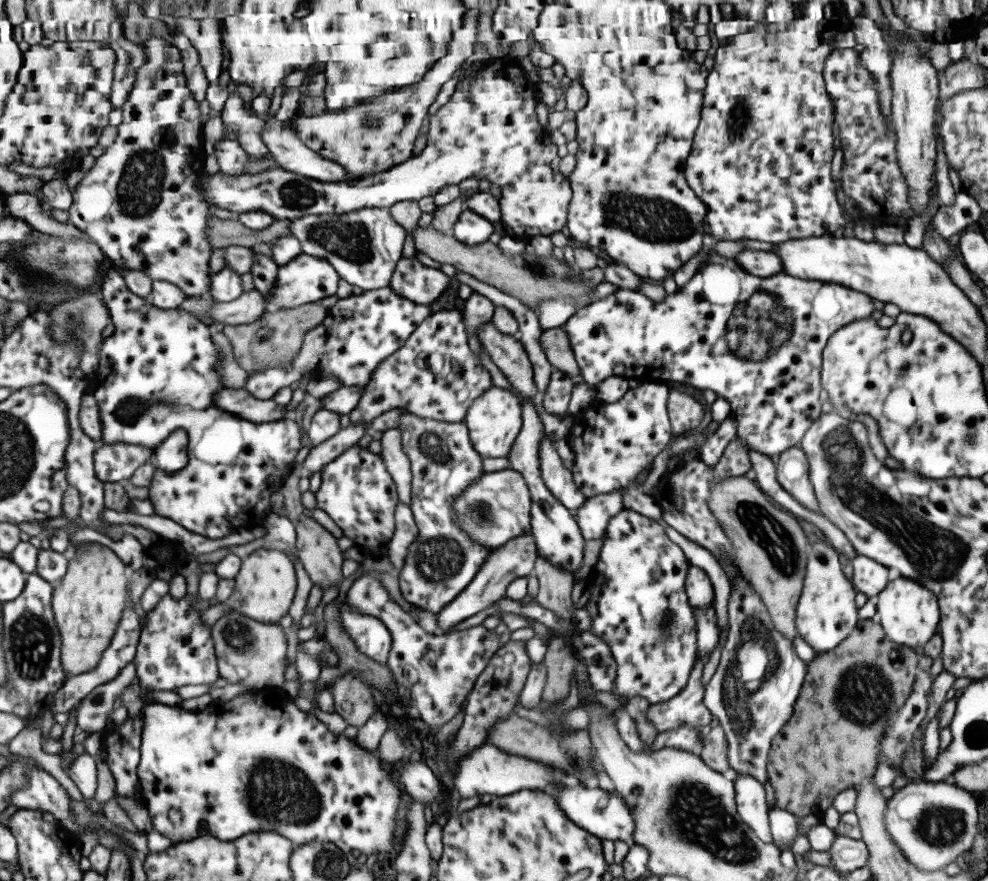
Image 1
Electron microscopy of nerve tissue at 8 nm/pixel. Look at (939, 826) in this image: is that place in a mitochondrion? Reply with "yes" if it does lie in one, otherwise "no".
yes

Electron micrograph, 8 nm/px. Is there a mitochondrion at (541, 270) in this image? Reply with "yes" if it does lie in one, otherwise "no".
yes

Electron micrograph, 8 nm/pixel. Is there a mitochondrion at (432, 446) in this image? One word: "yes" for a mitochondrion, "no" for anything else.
yes

